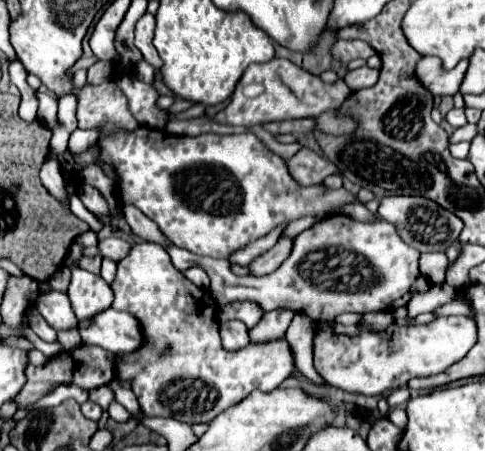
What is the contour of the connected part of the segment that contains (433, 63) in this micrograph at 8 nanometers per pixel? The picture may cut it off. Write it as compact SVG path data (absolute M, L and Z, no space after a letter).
M423 57L417 63L417 77L433 95L453 95L459 91L459 85L465 77L467 67L469 67L469 61L463 59L451 71L447 71L441 65L441 59Z

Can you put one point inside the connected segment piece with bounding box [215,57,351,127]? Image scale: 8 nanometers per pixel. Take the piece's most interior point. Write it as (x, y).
(304, 97)

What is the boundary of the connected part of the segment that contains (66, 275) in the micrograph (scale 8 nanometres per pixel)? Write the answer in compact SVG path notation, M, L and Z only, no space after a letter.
M62 267L49 280L51 288L66 293L71 280L71 270L68 267Z

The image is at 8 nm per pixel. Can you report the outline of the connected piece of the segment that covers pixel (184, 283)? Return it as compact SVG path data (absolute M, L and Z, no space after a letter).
M155 243L133 245L131 253L117 263L117 277L111 287L115 293L115 301L111 307L131 313L143 325L141 331L145 333L145 345L141 345L137 353L117 353L117 379L131 383L141 413L147 417L175 417L185 423L209 423L213 417L217 417L217 413L229 409L229 405L237 405L237 401L243 401L251 391L277 389L295 371L293 351L287 339L249 343L249 347L243 347L239 351L223 349L219 339L217 303L213 301L211 293L207 291L205 303L205 291L185 279L185 275L173 267L165 249Z

